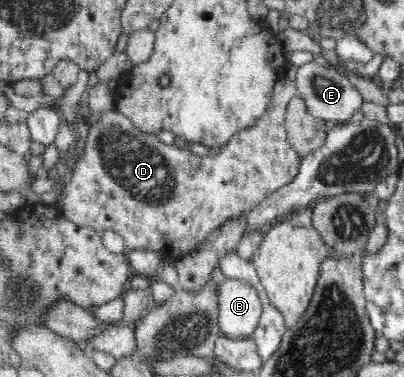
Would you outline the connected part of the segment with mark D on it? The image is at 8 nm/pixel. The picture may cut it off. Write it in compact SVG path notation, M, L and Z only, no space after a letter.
M281 78L275 84L271 107L252 127L240 129L229 143L215 155L189 155L184 149L175 145L165 145L155 134L143 134L133 123L125 121L123 115L115 108L103 115L105 123L95 123L85 139L83 155L77 161L71 179L66 179L67 187L63 188L59 209L69 221L89 225L98 232L115 231L125 240L125 251L150 250L163 251L169 237L183 239L185 250L182 256L192 254L201 248L207 236L217 231L227 222L238 222L245 218L267 196L291 185L293 179L301 173L303 159L289 144L286 131L287 105L298 95L295 80Z

